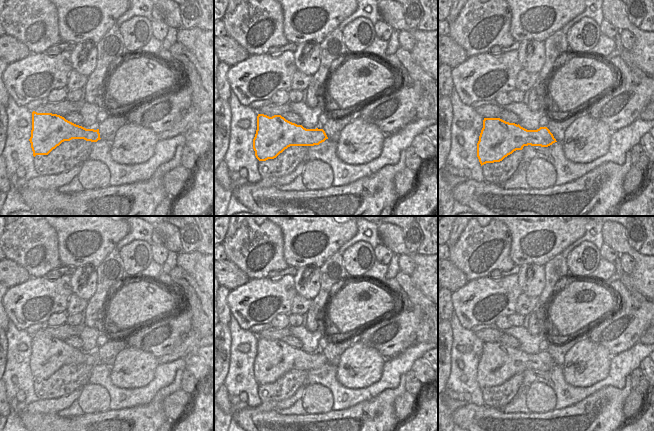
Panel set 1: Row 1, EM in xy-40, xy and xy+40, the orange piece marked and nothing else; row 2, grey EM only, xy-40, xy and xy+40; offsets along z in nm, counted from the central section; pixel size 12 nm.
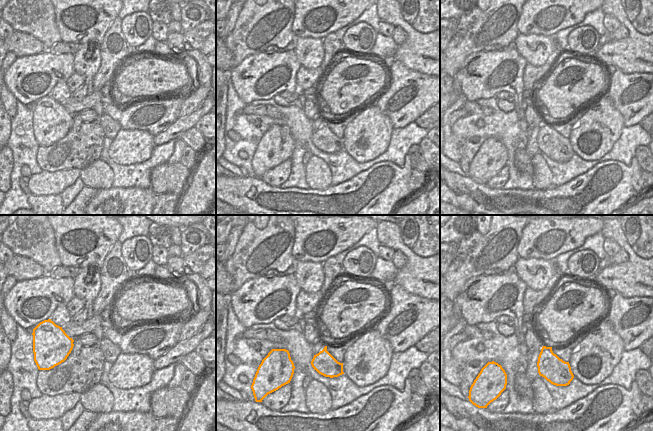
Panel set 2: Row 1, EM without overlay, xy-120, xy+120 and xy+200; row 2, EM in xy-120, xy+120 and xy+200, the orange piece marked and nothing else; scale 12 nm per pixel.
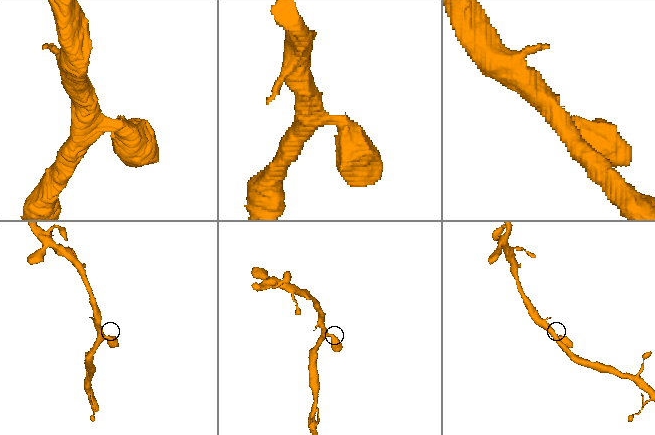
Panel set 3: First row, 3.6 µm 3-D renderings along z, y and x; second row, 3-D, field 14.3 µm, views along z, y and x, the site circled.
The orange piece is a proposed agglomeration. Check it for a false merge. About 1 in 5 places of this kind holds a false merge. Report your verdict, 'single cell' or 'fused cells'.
single cell

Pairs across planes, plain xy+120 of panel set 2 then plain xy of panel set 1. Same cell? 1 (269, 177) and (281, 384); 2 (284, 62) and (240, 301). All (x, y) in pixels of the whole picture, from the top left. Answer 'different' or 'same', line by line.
1: same
2: same

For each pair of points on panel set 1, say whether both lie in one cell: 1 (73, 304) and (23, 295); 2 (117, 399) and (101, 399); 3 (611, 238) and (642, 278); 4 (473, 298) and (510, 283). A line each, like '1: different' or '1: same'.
1: different
2: different
3: same
4: same

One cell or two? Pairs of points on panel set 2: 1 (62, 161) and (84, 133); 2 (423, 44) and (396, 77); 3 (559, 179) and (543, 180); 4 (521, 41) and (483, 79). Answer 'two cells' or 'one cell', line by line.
1: one cell
2: two cells
3: two cells
4: two cells

